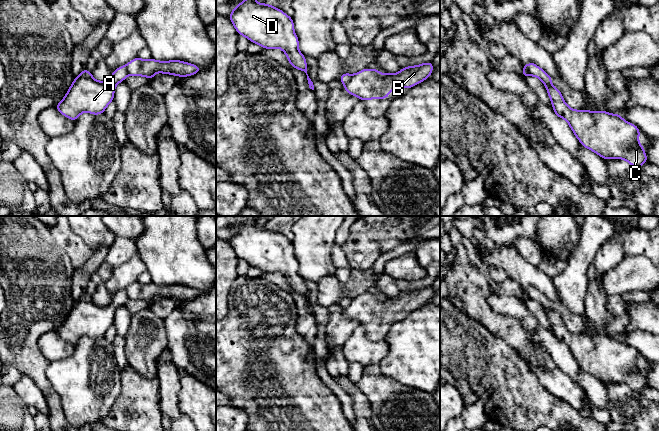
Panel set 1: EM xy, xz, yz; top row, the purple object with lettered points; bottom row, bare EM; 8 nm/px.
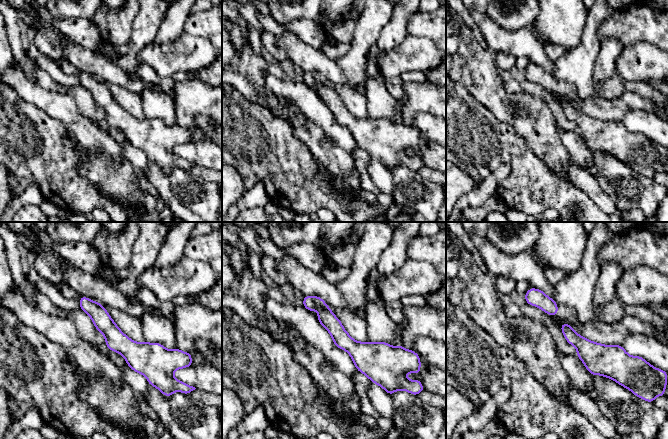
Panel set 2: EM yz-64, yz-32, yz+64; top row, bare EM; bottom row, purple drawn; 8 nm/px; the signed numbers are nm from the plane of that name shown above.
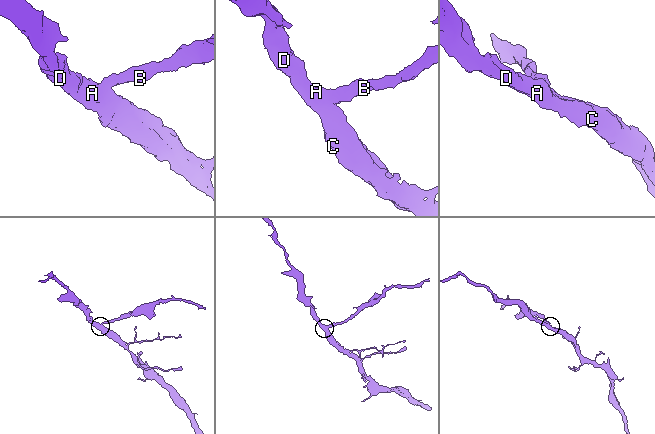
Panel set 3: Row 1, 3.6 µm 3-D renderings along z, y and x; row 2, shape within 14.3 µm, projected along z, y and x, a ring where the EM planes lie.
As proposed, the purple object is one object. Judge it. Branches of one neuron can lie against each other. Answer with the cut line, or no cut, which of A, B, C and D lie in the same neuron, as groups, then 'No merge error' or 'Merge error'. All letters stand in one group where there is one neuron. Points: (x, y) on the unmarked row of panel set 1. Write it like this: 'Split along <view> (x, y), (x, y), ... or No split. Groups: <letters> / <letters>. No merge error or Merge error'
Split along xz (352, 299), (345, 309). Groups: A C D / B. Merge error

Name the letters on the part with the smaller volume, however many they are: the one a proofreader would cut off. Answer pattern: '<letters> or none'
B

